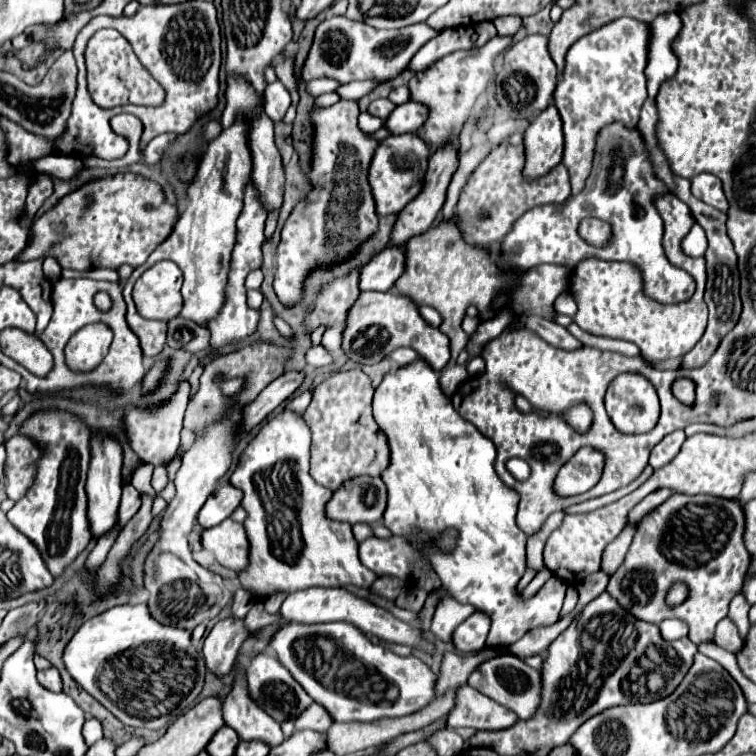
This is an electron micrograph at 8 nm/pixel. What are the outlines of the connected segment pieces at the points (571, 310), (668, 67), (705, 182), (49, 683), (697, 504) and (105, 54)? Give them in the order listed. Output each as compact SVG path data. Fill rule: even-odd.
M561 293L561 295L555 299L555 313L573 317L573 315L575 315L575 311L577 311L575 299L573 299L569 293Z
M677 13L659 15L651 25L649 65L645 69L649 99L655 99L665 79L677 73L677 55L673 53L673 41L679 37L679 31L681 31L681 17Z
M701 173L701 175L693 177L691 179L691 193L715 209L727 211L727 199L723 195L721 181L713 173Z
M51 667L51 669L47 669L47 671L39 671L39 673L37 673L37 679L39 679L39 683L41 683L45 689L49 689L49 691L53 691L53 693L59 693L59 691L61 691L61 677L59 677L59 671L57 671L55 667Z
M673 493L669 501L665 501L661 507L647 513L637 523L637 533L631 541L631 547L625 555L625 561L621 567L611 575L607 593L619 601L619 605L633 613L633 617L647 621L647 623L661 623L663 619L683 619L689 625L689 639L699 645L701 641L711 641L713 629L717 621L727 617L727 609L731 599L741 591L743 577L749 569L751 555L745 547L745 493L741 493L737 499L723 499L713 495L685 495L685 493ZM671 581L685 581L689 585L689 599L675 609L669 609L665 605L665 595L671 585Z
M115 29L97 31L85 51L87 61L87 83L93 101L99 107L117 107L125 103L133 105L159 105L163 103L163 87L151 77L151 73L139 63L129 41Z

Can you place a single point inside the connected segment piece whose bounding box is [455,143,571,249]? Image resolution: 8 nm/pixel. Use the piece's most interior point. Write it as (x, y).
(497, 194)

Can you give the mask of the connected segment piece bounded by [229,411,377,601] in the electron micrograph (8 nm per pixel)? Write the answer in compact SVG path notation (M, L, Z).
M283 411L267 421L253 441L247 445L243 455L239 457L237 469L229 477L231 485L243 491L241 507L247 509L245 531L249 537L249 565L239 571L241 585L257 599L265 601L275 593L295 593L301 589L309 589L315 585L321 587L341 587L355 585L361 589L369 589L377 575L365 569L357 557L357 541L351 533L349 523L337 523L325 515L325 503L331 497L331 491L323 485L317 485L309 475L309 445L311 433L301 415Z

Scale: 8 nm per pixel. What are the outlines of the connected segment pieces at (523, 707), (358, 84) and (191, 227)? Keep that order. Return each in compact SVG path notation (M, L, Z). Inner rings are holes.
M503 653L497 655L485 663L481 663L477 667L477 671L473 671L469 675L467 681L473 689L481 691L483 695L491 697L493 701L497 701L499 705L505 705L507 709L513 709L513 713L517 713L519 719L529 719L537 705L539 705L539 691L541 691L541 673L537 669L531 669L523 663L523 659L511 655L511 653Z
M355 81L355 83L347 83L347 85L341 85L335 93L341 97L341 99L359 99L363 95L367 95L371 89L375 89L377 83L373 81Z
M239 119L233 127L223 131L217 139L213 139L199 163L199 171L195 177L195 183L189 185L189 205L179 213L177 223L173 225L171 235L151 253L145 265L137 267L131 277L123 285L123 297L127 303L127 323L131 331L139 337L143 355L155 357L161 353L165 345L165 321L147 321L135 309L135 303L131 299L133 283L141 277L141 273L149 267L153 267L157 261L169 259L177 263L177 267L183 271L183 311L181 317L191 317L199 325L207 325L209 319L213 319L221 305L225 303L225 283L227 283L227 271L229 271L229 259L235 243L235 221L243 207L243 187L251 179L251 153L247 149L247 123Z

